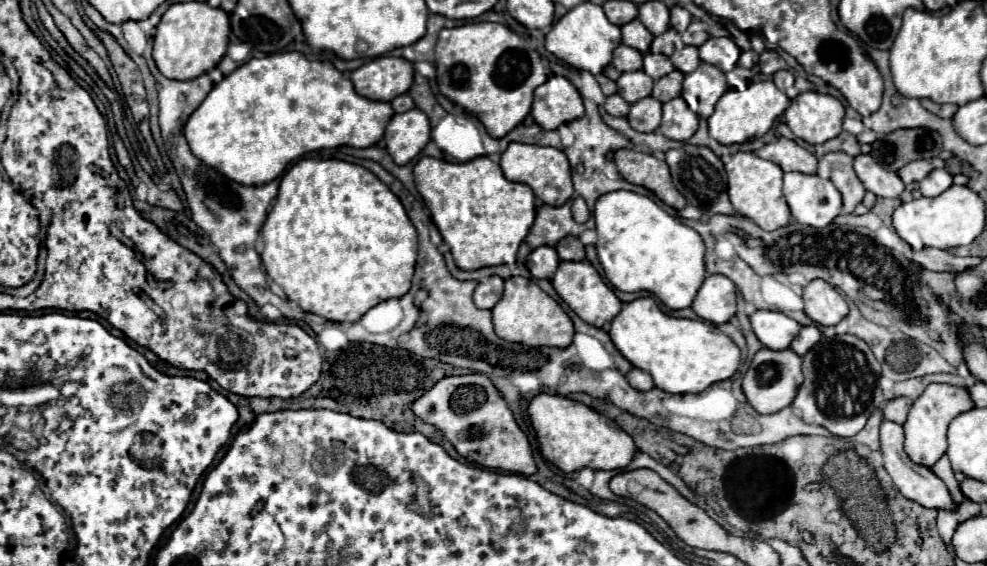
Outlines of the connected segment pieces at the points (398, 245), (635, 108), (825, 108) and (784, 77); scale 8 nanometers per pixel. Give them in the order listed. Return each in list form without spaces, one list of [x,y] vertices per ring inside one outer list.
[[[303,158],[294,163],[282,177],[280,181],[280,191],[278,191],[278,197],[276,197],[276,203],[272,205],[268,217],[266,217],[266,223],[260,231],[262,235],[262,243],[264,243],[264,249],[260,253],[262,257],[262,265],[266,269],[266,275],[278,285],[282,287],[282,291],[286,293],[286,297],[294,303],[300,305],[302,311],[308,311],[308,313],[316,313],[320,317],[324,317],[326,321],[334,321],[334,323],[352,323],[352,321],[358,321],[364,311],[368,311],[368,307],[374,307],[376,303],[382,303],[386,299],[398,299],[402,297],[408,289],[410,289],[410,281],[412,281],[412,273],[414,273],[414,263],[416,263],[416,249],[418,249],[418,243],[416,243],[416,229],[414,225],[410,223],[400,199],[374,175],[370,173],[368,169],[360,167],[358,164],[346,163],[346,161],[340,159],[321,159],[321,158]]]
[[[644,97],[644,99],[630,105],[628,123],[632,129],[642,131],[642,133],[650,133],[650,131],[658,129],[660,121],[662,121],[662,103],[658,99]]]
[[[800,93],[784,113],[792,133],[810,145],[834,139],[842,131],[844,107],[838,99],[822,93]]]
[[[776,71],[776,73],[772,75],[772,81],[776,83],[778,89],[786,91],[788,87],[794,85],[794,75],[792,75],[792,71]]]

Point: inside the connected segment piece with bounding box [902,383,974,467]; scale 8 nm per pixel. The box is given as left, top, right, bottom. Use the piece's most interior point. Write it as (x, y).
(925, 429)

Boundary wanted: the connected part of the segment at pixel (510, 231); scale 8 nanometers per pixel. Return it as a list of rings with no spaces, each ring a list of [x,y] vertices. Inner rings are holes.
[[[422,157],[414,165],[414,183],[460,269],[474,271],[516,261],[518,247],[528,235],[536,211],[534,191],[528,185],[508,181],[500,165],[488,157],[468,163]]]

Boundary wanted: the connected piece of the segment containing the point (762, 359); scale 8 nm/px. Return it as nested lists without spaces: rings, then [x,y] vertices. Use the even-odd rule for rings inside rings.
[[[760,349],[756,357],[752,359],[744,381],[742,381],[742,391],[748,399],[748,403],[758,411],[758,413],[776,413],[788,405],[792,405],[798,387],[802,385],[802,359],[792,351],[772,351],[772,349]]]

